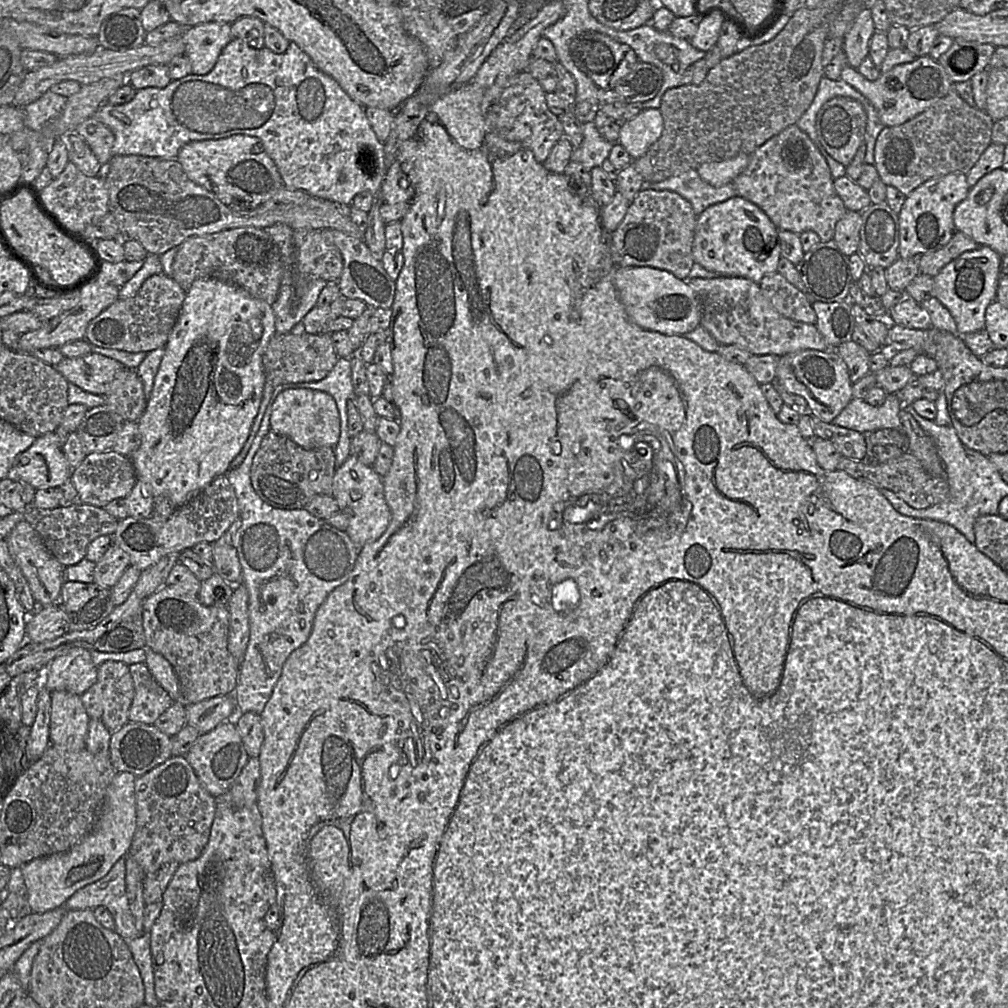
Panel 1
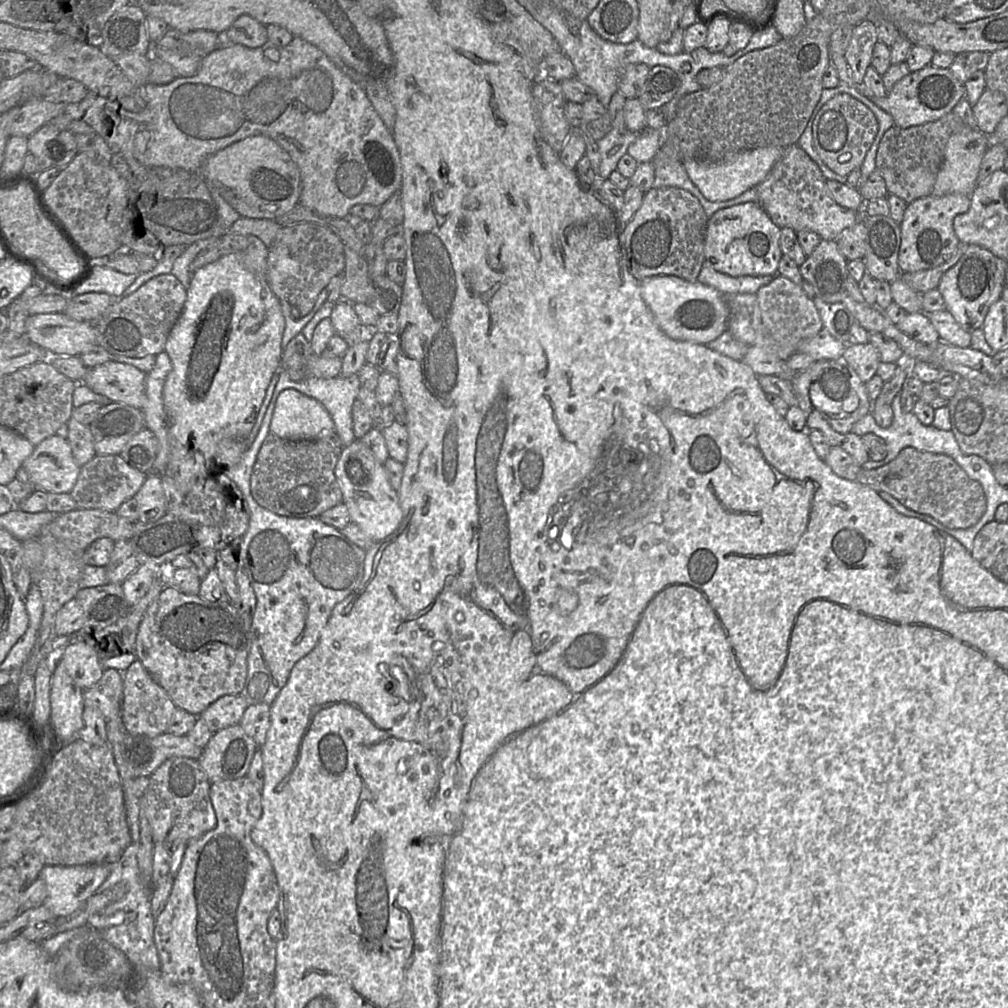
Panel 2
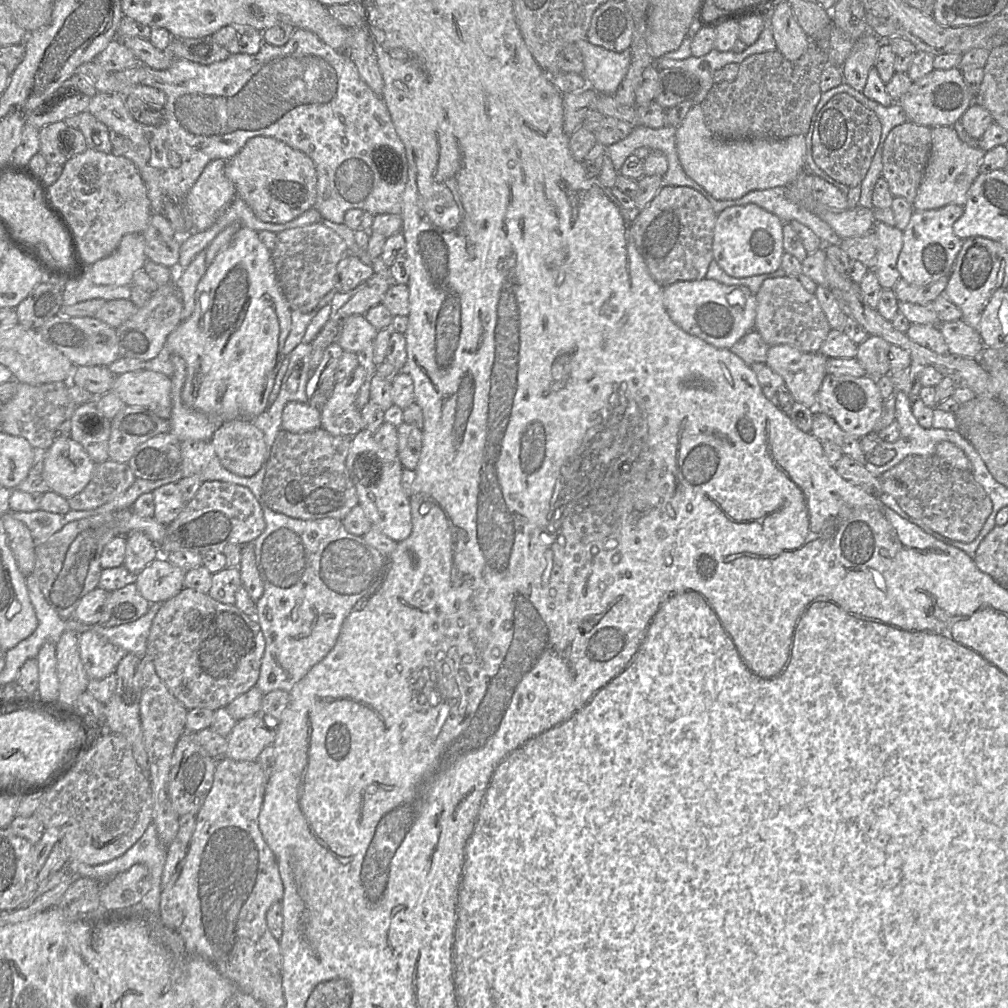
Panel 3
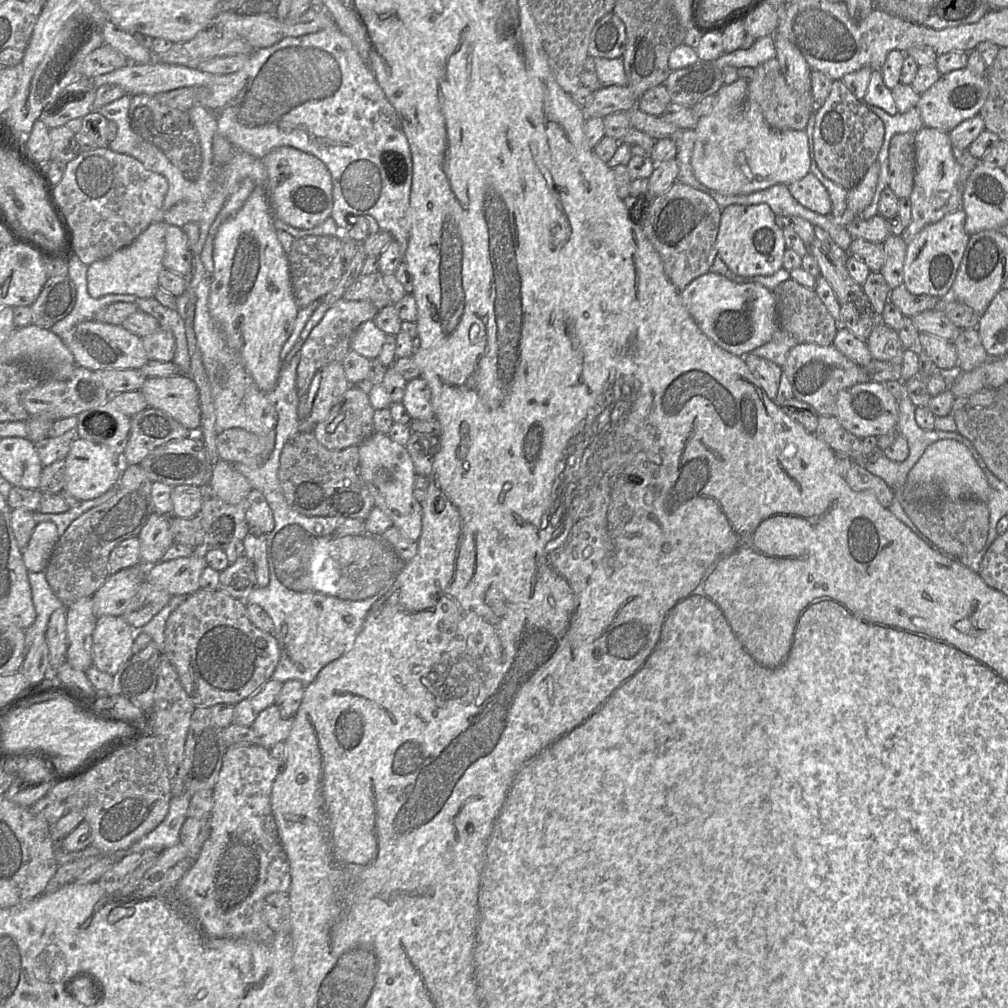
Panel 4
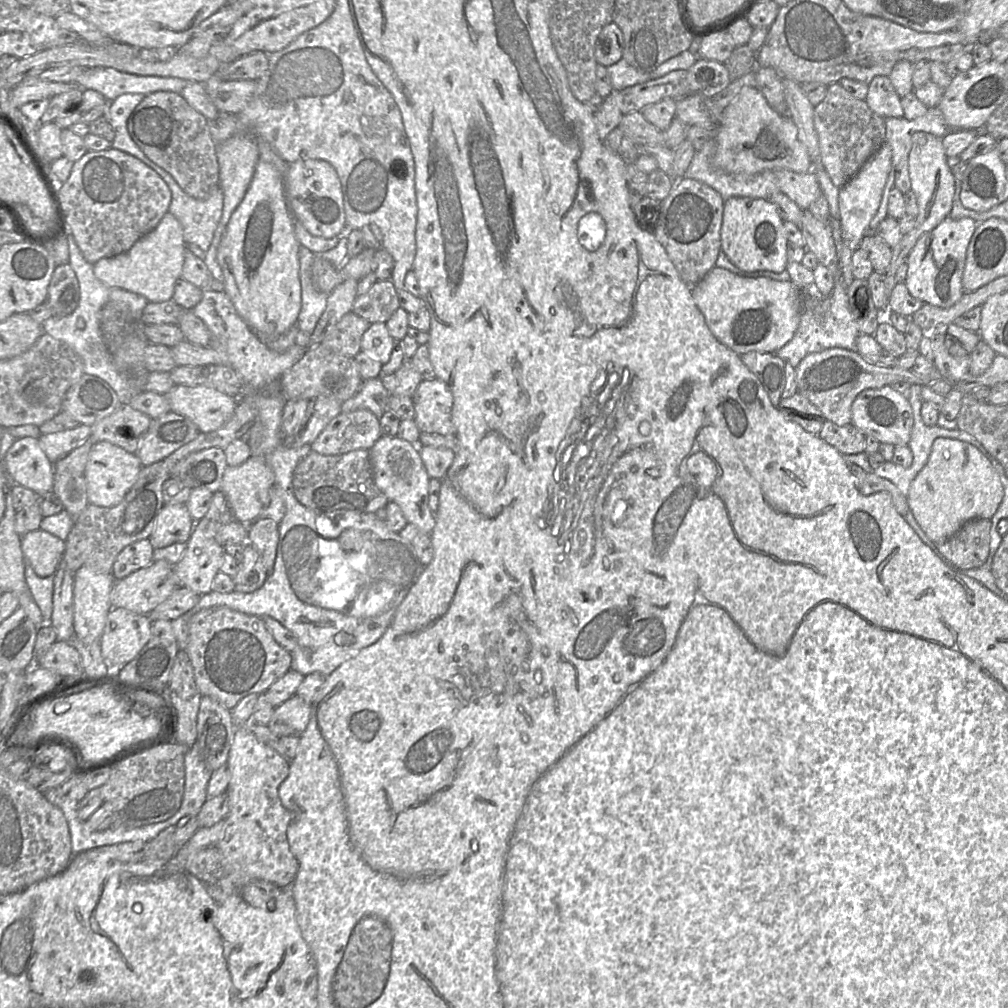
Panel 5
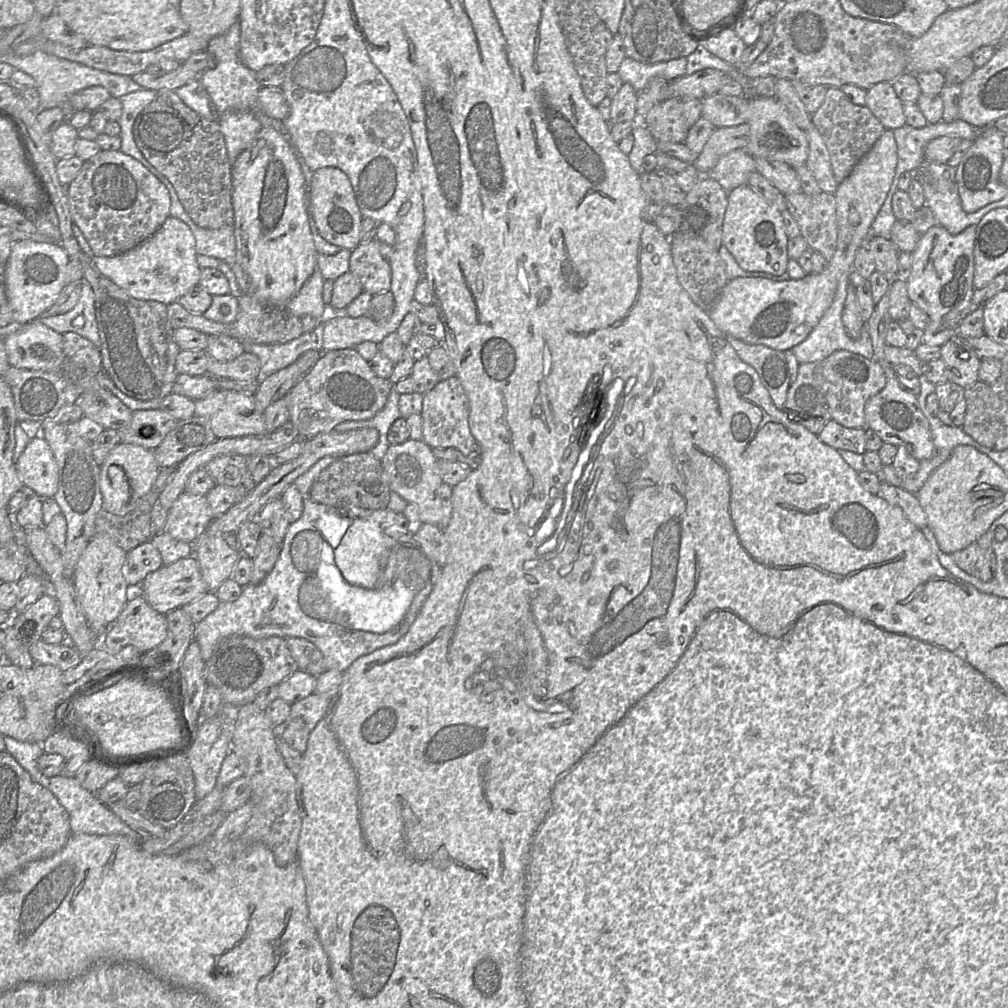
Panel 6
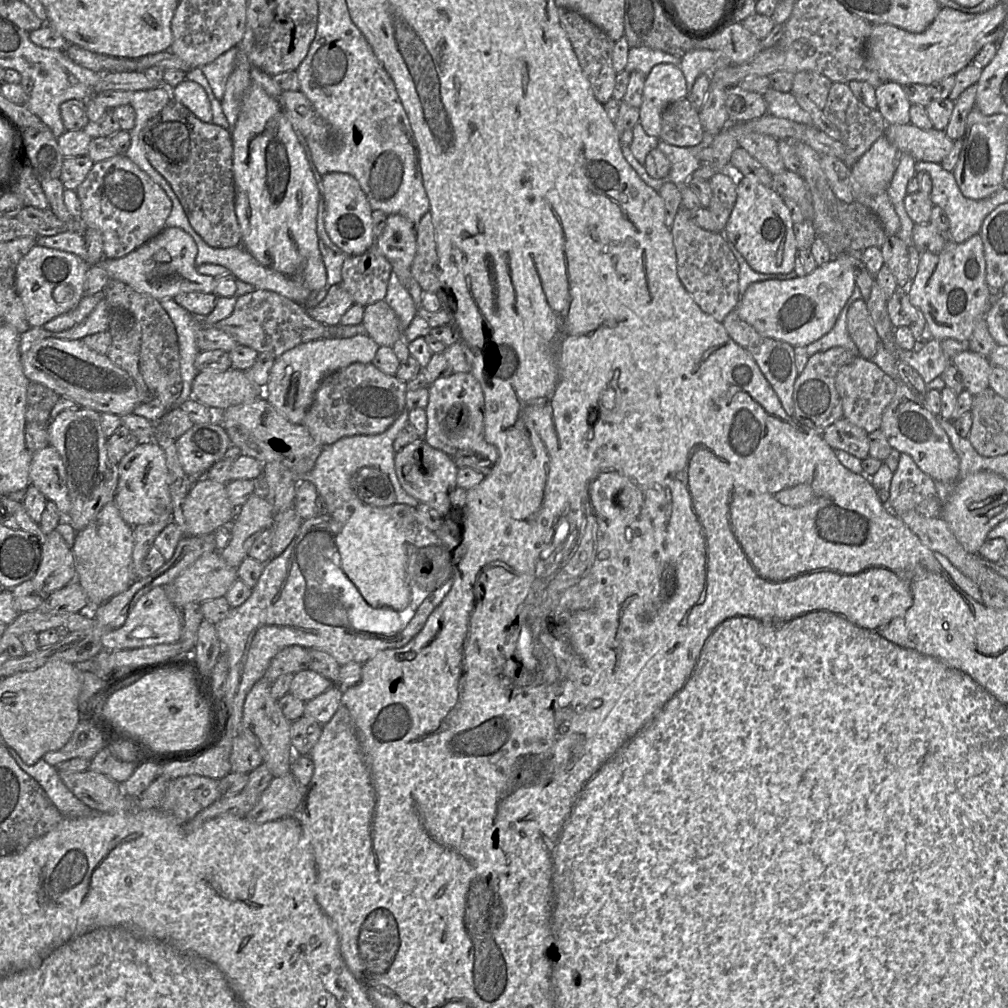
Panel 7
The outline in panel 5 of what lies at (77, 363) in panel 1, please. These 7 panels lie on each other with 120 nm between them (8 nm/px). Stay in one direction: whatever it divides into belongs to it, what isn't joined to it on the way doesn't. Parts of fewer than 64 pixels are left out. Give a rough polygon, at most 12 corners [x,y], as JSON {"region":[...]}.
{"region":[[175,384],[171,411],[200,432],[222,427],[239,398],[204,385]]}

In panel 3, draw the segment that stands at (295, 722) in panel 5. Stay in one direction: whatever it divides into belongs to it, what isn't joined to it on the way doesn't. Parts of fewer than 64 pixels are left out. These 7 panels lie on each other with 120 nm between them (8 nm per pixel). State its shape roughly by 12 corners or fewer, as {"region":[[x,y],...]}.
{"region":[[261,715],[238,720],[226,736],[224,757],[255,761],[275,730]]}

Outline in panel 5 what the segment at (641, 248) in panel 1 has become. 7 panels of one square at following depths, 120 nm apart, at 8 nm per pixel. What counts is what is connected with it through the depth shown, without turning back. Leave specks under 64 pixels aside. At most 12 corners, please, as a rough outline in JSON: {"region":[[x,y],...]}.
{"region":[[687,177],[652,232],[689,287],[715,267],[724,202]]}

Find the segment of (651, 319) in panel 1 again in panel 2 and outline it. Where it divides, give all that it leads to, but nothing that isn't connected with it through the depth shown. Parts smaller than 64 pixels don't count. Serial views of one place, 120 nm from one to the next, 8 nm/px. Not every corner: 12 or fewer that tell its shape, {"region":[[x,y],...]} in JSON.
{"region":[[678,276],[640,281],[671,339],[708,344],[727,330],[726,297]]}

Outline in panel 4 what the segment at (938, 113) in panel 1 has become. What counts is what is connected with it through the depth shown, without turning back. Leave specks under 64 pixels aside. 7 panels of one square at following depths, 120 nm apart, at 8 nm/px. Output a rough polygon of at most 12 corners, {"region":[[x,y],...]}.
{"region":[[895,134],[889,147],[889,187],[910,198],[915,134]]}

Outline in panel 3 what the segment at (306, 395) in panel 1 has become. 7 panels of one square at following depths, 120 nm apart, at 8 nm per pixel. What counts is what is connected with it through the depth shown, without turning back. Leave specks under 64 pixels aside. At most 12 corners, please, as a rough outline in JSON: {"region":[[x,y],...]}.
{"region":[[288,402],[282,430],[300,433],[321,428],[321,410]]}

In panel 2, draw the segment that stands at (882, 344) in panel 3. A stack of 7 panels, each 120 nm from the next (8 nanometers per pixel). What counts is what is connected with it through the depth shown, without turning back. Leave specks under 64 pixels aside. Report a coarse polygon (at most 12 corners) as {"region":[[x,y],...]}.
{"region":[[870,342],[846,345],[842,360],[864,383],[881,362]]}

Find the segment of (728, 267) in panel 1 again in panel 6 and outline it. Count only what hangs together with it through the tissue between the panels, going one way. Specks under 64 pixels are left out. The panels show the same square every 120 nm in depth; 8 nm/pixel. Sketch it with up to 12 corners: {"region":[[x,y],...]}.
{"region":[[748,184],[728,193],[722,245],[743,270],[787,272],[782,212]]}

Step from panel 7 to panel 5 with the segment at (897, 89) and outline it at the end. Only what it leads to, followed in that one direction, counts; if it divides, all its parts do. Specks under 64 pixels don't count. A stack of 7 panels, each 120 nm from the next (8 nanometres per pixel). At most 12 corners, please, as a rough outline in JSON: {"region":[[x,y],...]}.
{"region":[[875,76],[866,103],[883,118],[904,115],[889,76]]}

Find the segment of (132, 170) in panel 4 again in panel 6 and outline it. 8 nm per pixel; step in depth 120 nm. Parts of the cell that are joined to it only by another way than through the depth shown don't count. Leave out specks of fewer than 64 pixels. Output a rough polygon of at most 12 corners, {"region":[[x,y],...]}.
{"region":[[120,150],[68,185],[93,256],[116,256],[164,223],[166,186]]}

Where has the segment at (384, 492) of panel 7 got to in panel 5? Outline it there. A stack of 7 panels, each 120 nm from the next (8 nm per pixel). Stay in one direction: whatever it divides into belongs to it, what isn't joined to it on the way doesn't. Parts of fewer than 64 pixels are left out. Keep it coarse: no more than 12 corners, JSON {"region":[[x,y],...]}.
{"region":[[310,450],[296,499],[316,512],[376,513],[389,502],[370,453]]}

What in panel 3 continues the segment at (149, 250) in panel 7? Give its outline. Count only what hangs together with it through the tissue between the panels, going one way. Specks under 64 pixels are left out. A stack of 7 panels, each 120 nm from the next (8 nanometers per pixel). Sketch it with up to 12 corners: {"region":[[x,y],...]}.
{"region":[[127,234],[90,265],[92,282],[131,286],[146,260],[143,234]]}

